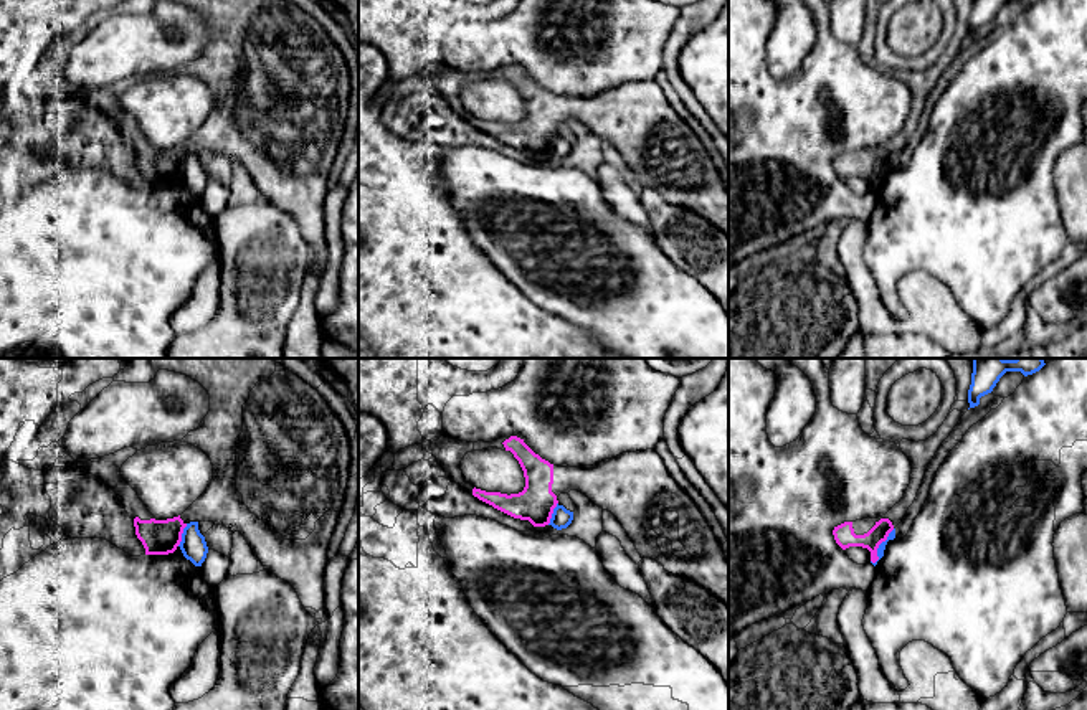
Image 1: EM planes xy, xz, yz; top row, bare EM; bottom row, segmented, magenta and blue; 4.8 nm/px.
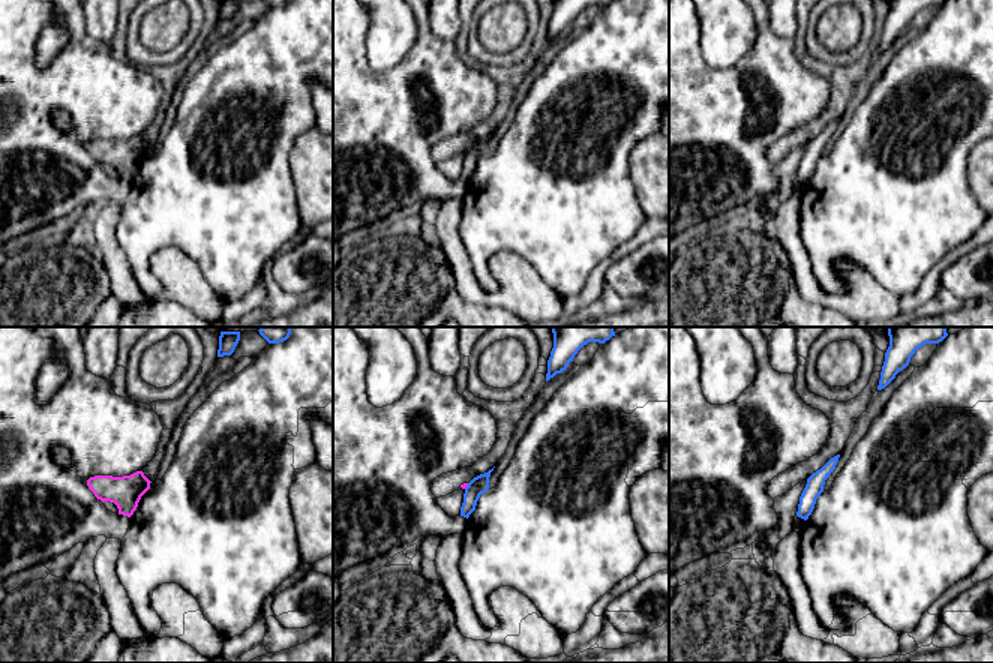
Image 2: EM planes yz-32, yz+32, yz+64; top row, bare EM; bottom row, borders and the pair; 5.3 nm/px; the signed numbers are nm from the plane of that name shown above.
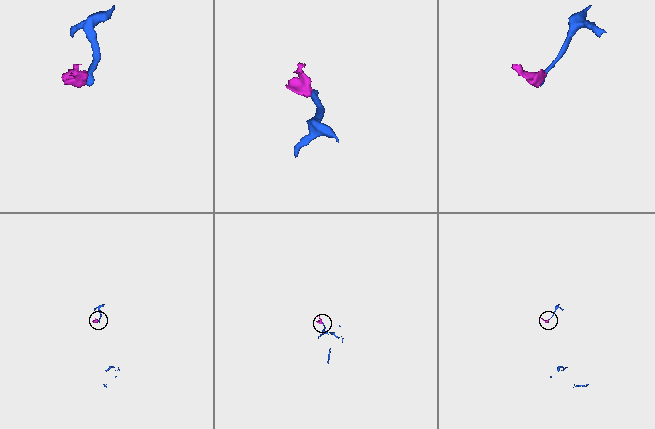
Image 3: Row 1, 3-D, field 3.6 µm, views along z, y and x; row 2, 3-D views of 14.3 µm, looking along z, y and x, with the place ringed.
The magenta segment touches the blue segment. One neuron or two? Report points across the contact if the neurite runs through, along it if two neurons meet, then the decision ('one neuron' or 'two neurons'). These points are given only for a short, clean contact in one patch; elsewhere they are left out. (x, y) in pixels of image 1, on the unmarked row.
along yz (894, 159), (879, 175), (878, 189), (873, 194) | two neurons

